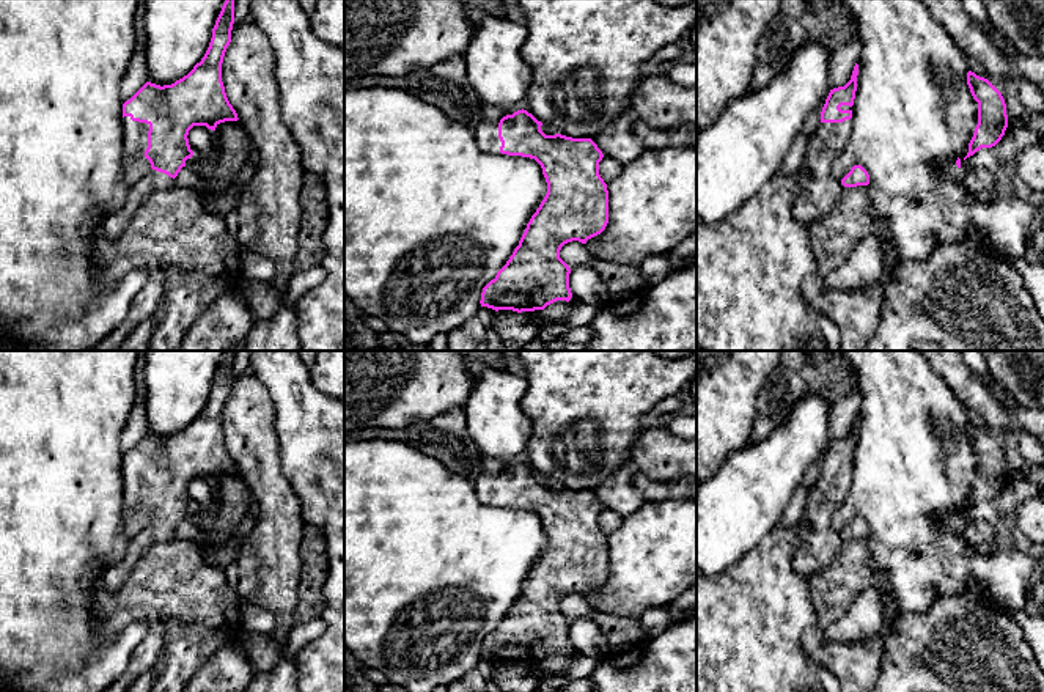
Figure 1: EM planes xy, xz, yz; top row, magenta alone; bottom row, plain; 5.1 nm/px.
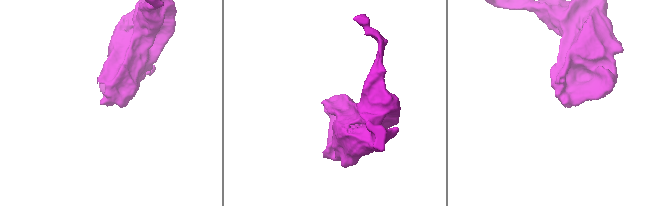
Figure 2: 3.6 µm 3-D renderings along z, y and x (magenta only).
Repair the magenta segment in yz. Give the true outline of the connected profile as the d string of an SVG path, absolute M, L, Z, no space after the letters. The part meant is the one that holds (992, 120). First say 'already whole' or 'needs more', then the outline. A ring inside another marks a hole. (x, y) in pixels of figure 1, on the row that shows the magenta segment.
already whole | M967 72L967 85L978 102L978 124L964 160L981 148L995 146L1008 127L1006 104L1002 93L984 77Z

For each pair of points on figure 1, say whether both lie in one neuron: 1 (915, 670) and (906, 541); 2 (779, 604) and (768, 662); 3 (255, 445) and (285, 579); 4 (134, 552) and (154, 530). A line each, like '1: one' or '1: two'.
1: two
2: one
3: one
4: one

